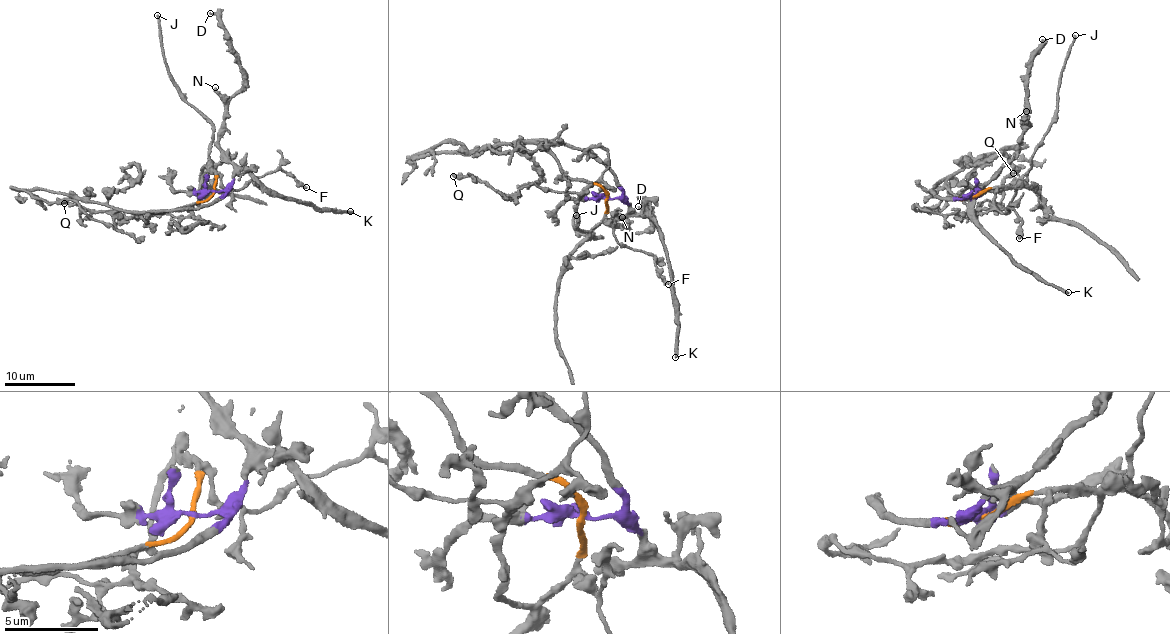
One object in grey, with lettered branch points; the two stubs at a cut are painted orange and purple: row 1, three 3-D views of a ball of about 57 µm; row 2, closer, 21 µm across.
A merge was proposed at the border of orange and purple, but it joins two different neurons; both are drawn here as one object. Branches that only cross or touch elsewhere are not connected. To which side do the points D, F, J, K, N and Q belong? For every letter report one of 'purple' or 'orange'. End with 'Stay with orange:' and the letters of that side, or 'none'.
D: purple
F: orange
J: orange
K: purple
N: purple
Q: orange
Stay with orange: F, J, Q

